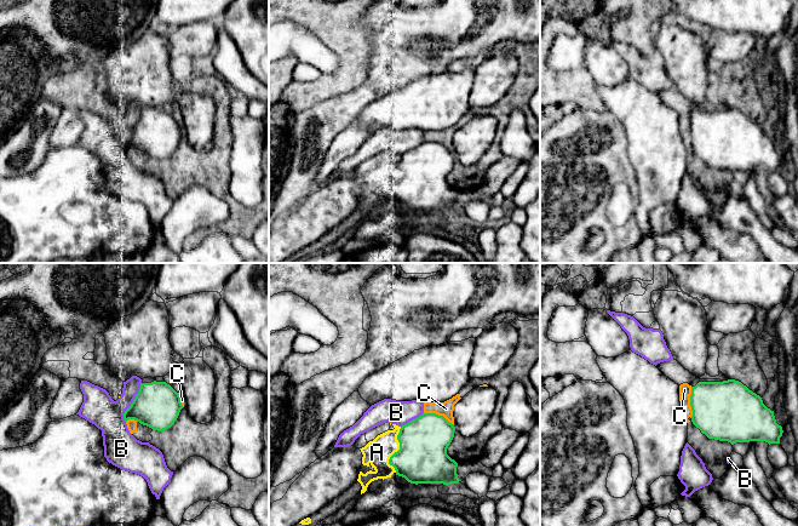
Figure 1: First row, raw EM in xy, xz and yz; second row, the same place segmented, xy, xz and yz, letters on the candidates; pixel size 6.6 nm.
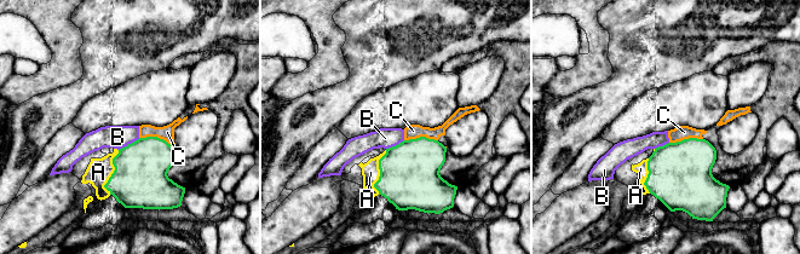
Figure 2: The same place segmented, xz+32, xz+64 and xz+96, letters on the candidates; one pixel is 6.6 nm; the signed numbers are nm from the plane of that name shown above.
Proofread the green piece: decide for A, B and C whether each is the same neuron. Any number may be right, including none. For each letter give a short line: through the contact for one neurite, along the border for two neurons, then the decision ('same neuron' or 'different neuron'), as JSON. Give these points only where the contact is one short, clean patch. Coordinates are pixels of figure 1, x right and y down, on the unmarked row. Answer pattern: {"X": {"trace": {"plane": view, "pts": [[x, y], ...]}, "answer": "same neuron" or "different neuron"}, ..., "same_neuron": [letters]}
{"A": {"answer": "same neuron"}, "B": {"answer": "different neuron"}, "C": {"trace": {"plane": "yz", "pts": [[692, 115], [690, 146]]}, "answer": "different neuron"}, "same_neuron": ["A"]}

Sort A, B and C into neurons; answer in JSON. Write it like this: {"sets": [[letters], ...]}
{"sets": [["A"], ["B"], ["C"]]}

